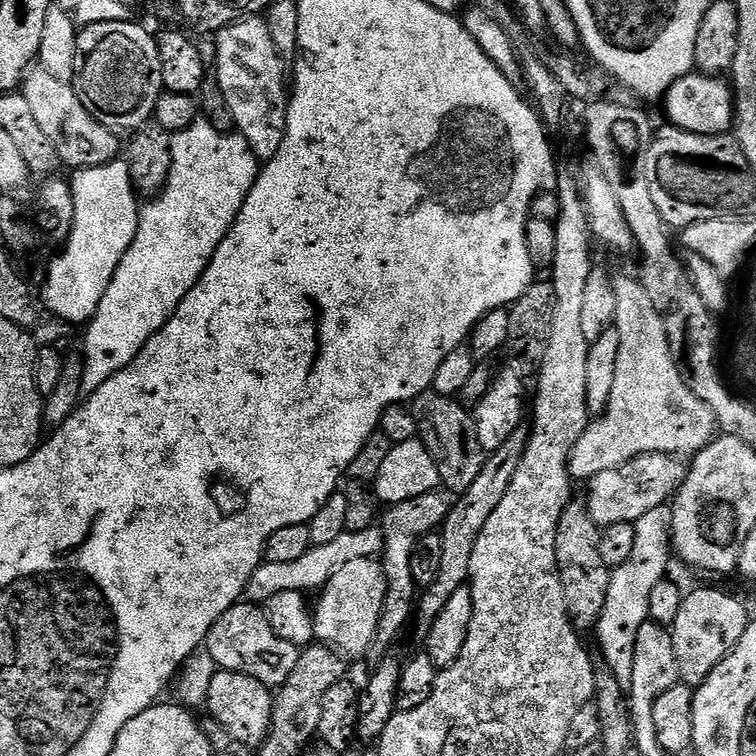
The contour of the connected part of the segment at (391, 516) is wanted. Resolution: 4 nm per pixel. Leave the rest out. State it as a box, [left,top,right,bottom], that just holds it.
[374,490,450,652]

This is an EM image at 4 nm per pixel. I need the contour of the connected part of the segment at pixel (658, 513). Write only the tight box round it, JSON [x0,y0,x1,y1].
[594,505,672,694]

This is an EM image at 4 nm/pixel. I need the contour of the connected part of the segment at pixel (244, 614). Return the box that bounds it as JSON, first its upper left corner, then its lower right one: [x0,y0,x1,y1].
[207,602,300,686]

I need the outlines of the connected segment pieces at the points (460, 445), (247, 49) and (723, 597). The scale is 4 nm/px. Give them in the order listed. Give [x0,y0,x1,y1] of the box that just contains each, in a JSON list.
[[410,390,482,494],[214,15,290,162],[670,588,750,686]]

